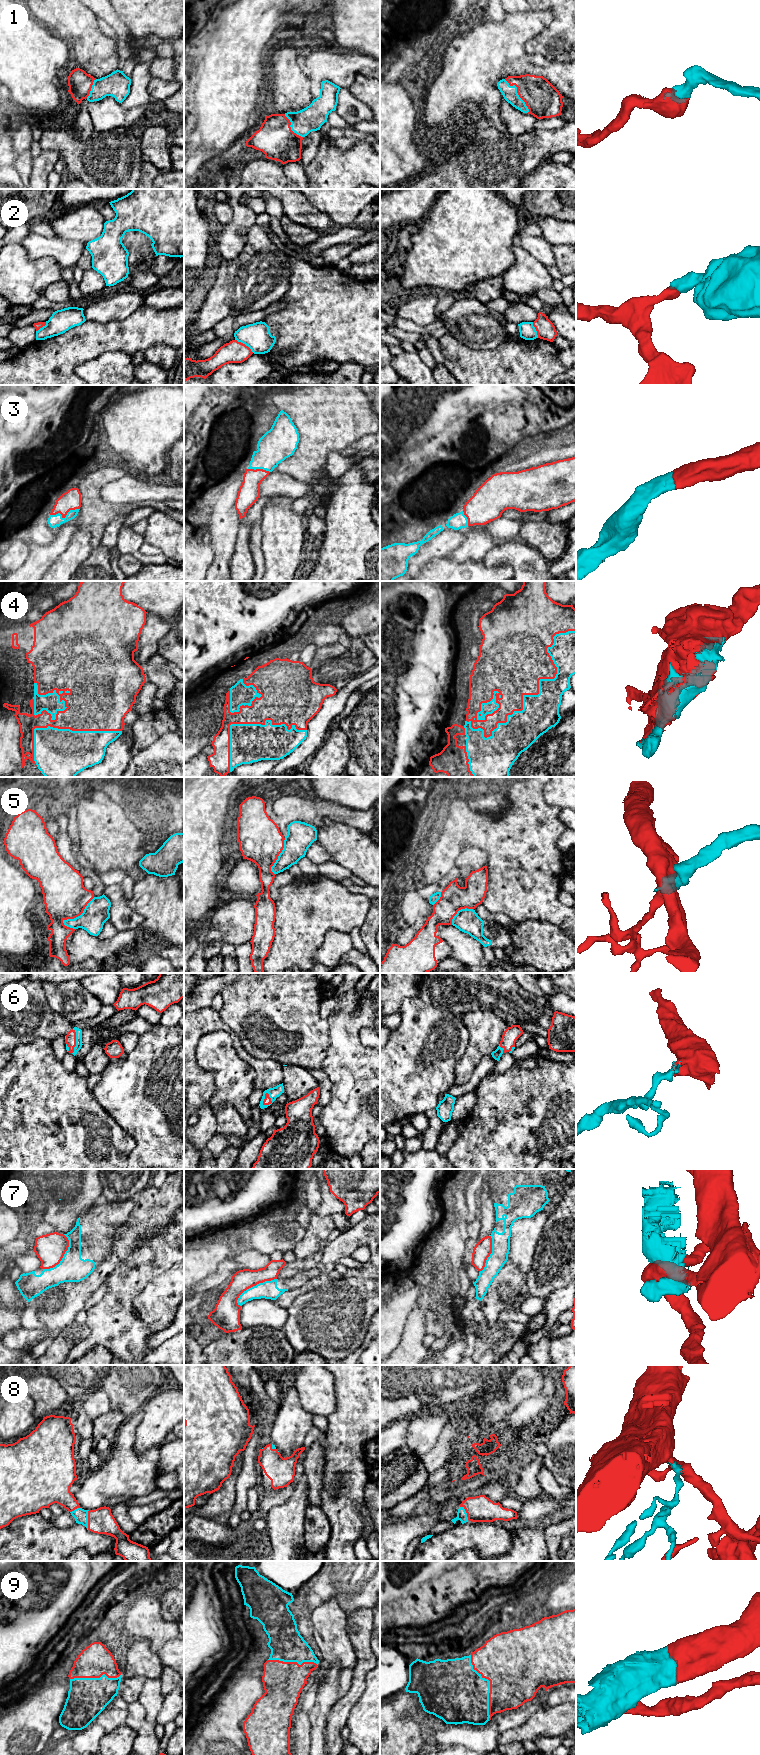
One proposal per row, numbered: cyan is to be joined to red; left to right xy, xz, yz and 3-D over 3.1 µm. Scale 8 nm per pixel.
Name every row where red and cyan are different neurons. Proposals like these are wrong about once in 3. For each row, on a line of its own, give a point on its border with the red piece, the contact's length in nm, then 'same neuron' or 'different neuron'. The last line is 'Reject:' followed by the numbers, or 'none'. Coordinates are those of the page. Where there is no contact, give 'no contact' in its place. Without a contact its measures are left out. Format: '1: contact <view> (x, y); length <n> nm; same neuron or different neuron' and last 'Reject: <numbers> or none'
1: contact yz (518, 94); length 340 nm; same neuron
2: contact xz (244, 344); length 190 nm; different neuron
3: contact xy (65, 516); length 240 nm; same neuron
4: contact yz (537, 694); length 1150 nm; same neuron
5: contact xy (78, 915); length 340 nm; different neuron
6: contact xz (264, 1099); length 120 nm; same neuron
7: contact xz (253, 1285); length 380 nm; different neuron
8: contact xy (88, 1520); length 160 nm; same neuron
9: contact yz (490, 1686); length 550 nm; same neuron
Reject: 2, 5, 7

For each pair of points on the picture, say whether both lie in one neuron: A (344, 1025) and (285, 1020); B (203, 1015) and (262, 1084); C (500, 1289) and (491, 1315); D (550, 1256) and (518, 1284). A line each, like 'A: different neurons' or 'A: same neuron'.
A: different neurons
B: same neuron
C: same neuron
D: different neurons

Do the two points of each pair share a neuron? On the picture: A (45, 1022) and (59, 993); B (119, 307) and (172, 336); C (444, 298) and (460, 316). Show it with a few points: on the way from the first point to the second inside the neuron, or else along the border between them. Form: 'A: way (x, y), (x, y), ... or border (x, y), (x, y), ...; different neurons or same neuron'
A: border (42, 986), (48, 1005), (71, 1021); different neurons
B: border (144, 303), (125, 318), (109, 322); different neurons
C: border (456, 301), (442, 315), (443, 326); different neurons

